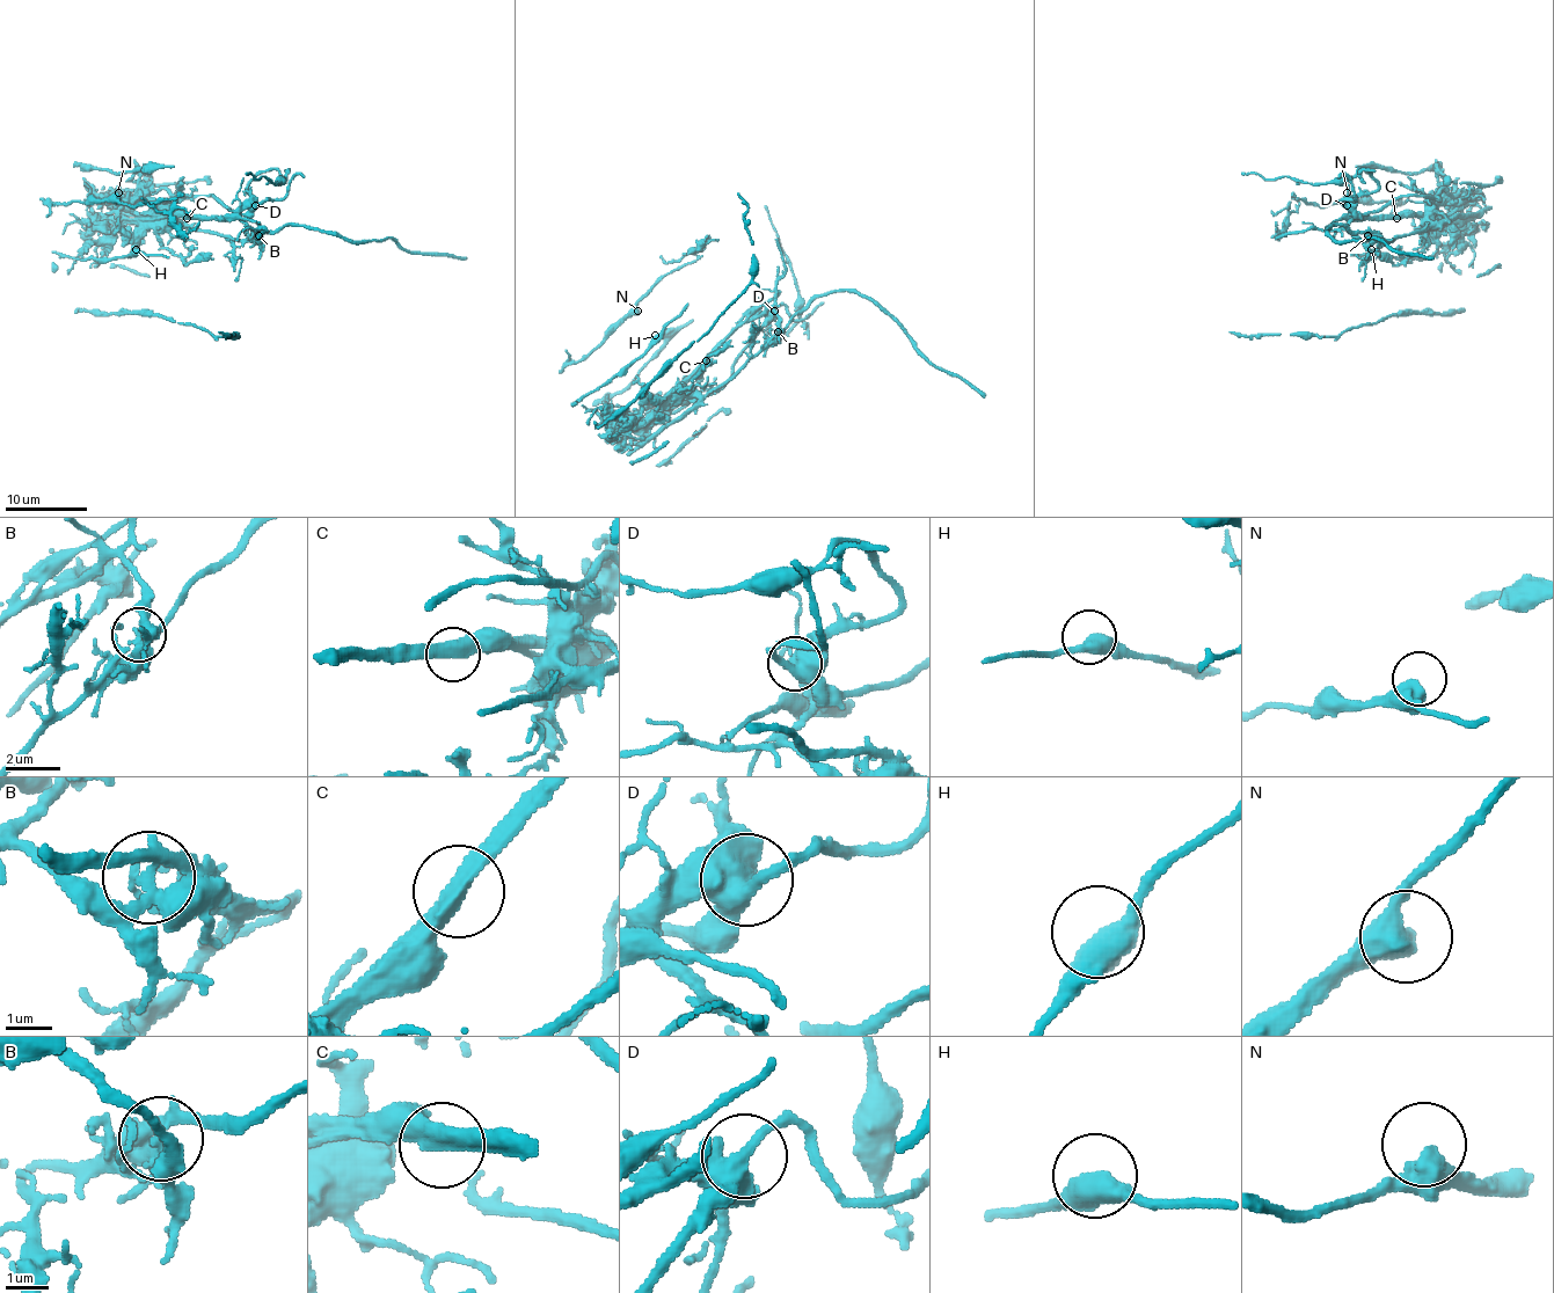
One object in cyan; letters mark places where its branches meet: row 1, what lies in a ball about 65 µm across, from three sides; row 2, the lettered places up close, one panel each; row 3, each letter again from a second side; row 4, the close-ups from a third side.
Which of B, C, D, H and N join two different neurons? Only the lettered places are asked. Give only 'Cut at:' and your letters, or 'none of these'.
Cut at: B, C

